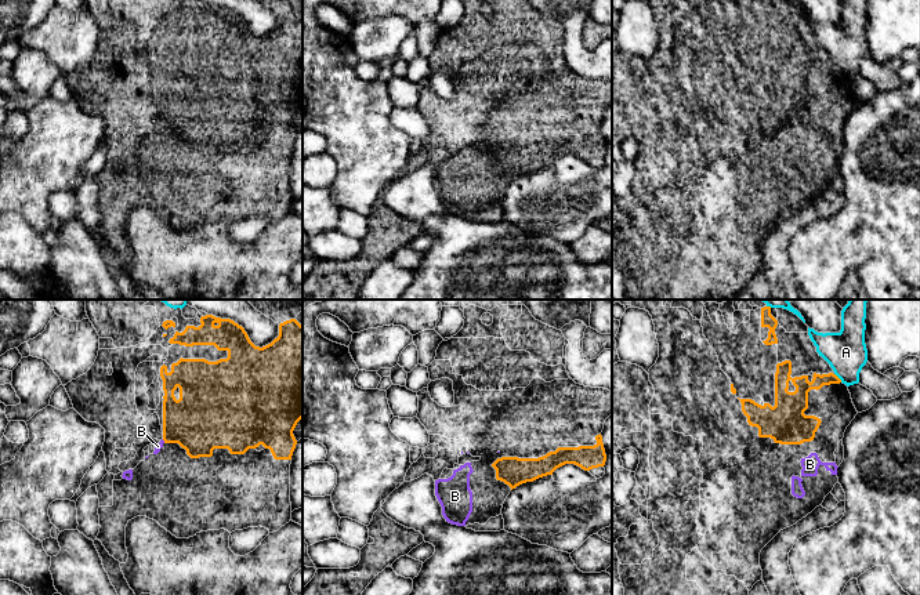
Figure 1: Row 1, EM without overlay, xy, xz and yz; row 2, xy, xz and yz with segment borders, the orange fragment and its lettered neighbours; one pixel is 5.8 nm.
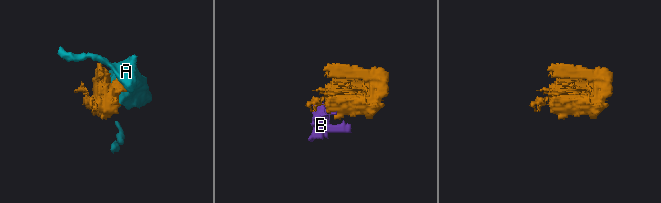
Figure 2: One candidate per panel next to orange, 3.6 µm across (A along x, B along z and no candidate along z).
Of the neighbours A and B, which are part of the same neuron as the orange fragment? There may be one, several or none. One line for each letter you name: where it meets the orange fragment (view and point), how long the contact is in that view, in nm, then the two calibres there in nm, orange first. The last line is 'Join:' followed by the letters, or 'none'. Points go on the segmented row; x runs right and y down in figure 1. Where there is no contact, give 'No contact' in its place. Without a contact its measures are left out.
B: Touches orange at xy (163, 439). Shared border 30 nm. Thickness 360 nm (orange) against 40 nm
Join: B

